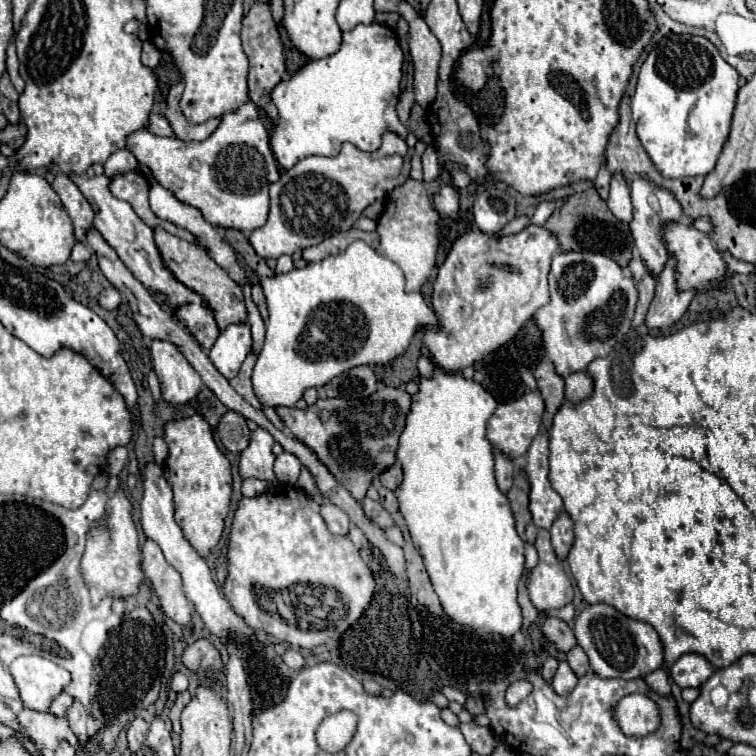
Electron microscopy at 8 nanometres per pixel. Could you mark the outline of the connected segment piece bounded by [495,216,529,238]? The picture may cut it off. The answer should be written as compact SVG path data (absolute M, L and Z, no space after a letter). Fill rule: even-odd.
M517 216L517 218L513 218L509 224L505 224L505 228L495 234L495 238L509 236L509 234L517 234L517 232L521 232L525 226L529 226L529 216Z

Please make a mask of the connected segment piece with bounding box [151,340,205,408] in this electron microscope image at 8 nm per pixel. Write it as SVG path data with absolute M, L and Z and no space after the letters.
M153 340L151 358L167 404L175 408L187 404L205 388L199 374L191 368L191 364L187 364L187 358L175 348L175 344Z

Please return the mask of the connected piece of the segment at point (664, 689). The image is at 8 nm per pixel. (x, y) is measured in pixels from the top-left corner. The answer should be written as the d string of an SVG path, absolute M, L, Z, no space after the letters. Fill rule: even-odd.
M660 668L651 674L648 674L644 681L656 693L661 696L672 695L671 686L668 682L668 677L664 669Z

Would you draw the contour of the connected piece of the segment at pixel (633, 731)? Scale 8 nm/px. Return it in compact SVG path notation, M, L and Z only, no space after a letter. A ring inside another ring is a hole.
M631 694L615 708L615 718L627 736L647 736L659 728L659 708L641 694Z

